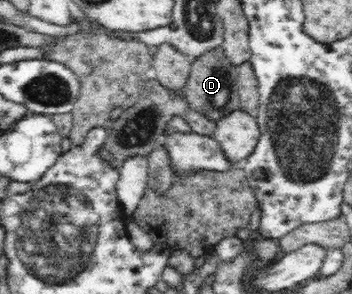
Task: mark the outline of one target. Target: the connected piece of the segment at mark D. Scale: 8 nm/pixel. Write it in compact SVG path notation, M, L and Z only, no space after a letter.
M219 46L192 59L190 75L181 93L191 107L217 121L223 115L226 116L234 110L241 110L239 93L236 89L237 81L236 67L228 61L223 48Z

